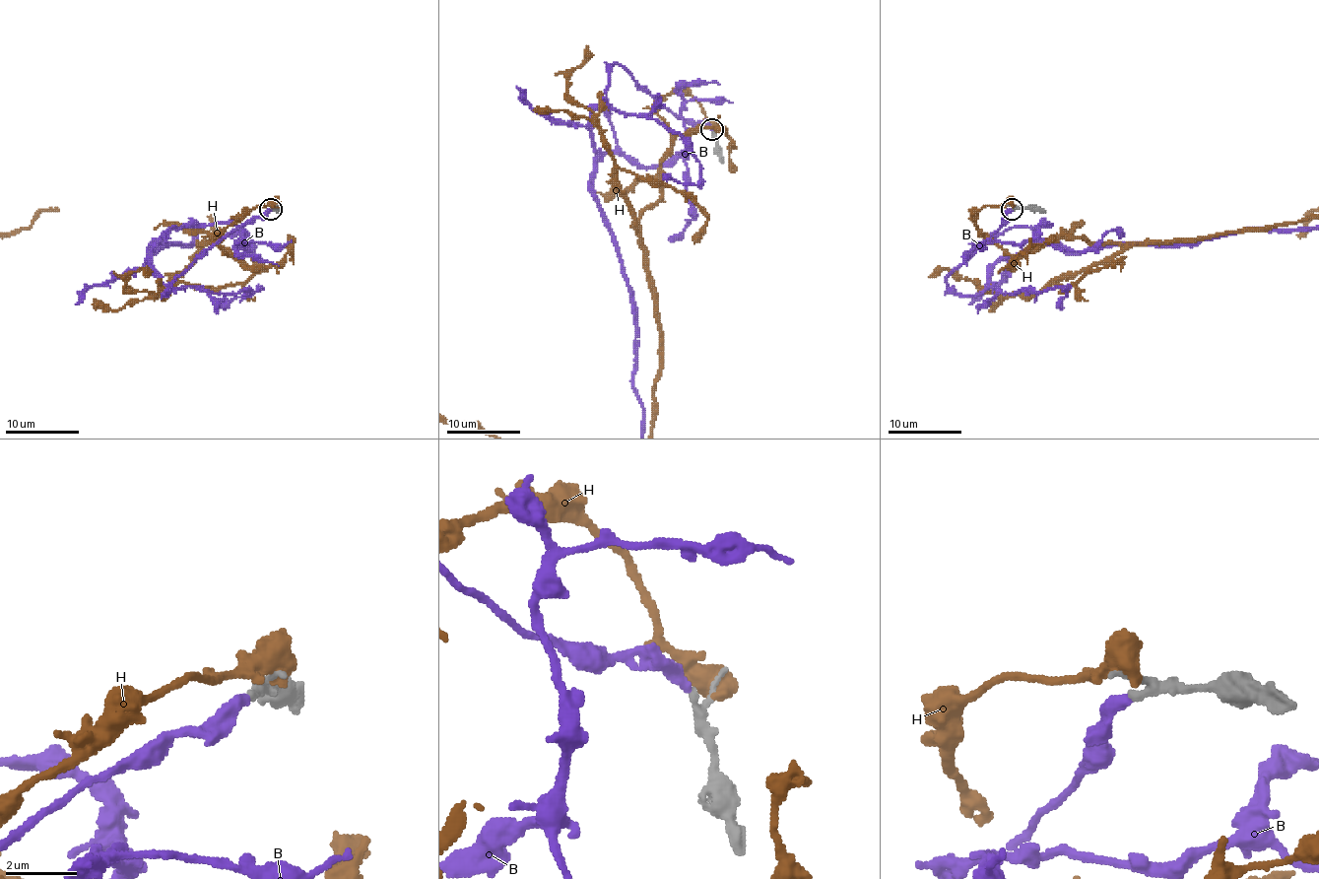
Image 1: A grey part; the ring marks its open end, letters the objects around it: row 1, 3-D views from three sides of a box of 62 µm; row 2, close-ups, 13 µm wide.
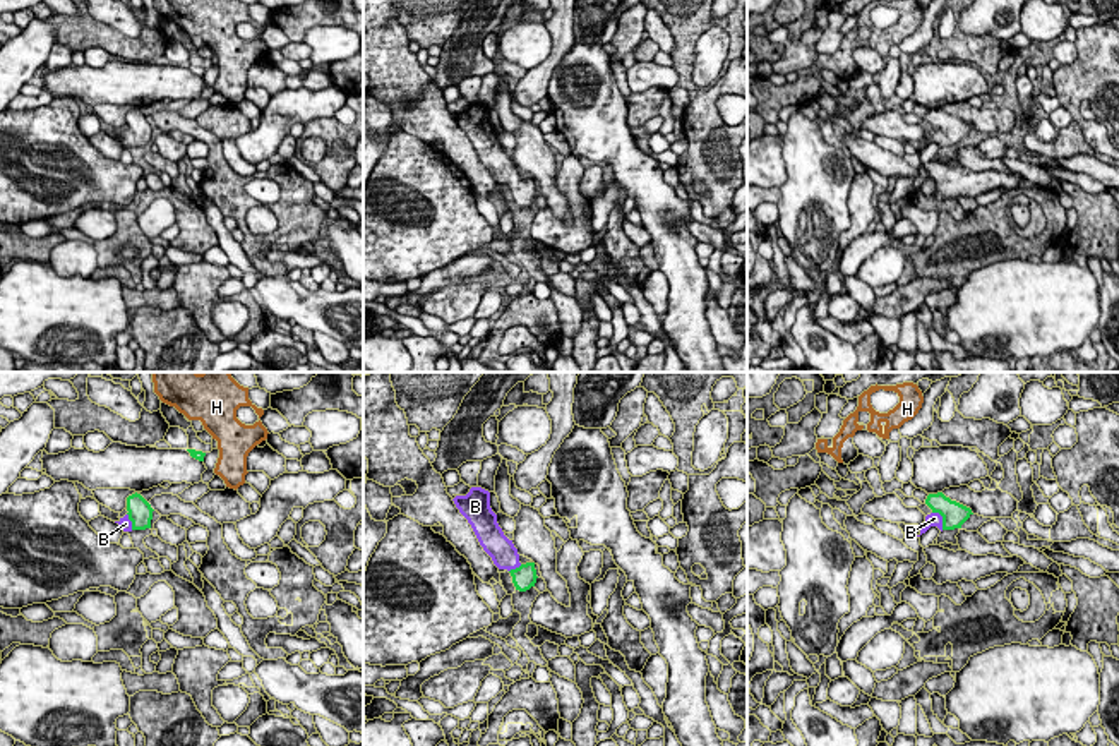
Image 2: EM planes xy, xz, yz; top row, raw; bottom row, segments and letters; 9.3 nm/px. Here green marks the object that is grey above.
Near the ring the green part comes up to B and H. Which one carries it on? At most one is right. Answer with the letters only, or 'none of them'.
B

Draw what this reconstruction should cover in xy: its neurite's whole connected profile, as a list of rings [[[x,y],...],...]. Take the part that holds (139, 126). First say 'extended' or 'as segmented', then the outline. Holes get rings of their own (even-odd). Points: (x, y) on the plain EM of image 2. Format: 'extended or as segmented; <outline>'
extended; [[[135,108],[127,113],[127,127],[123,134],[115,137],[123,147],[151,144],[154,125],[141,110]]]

